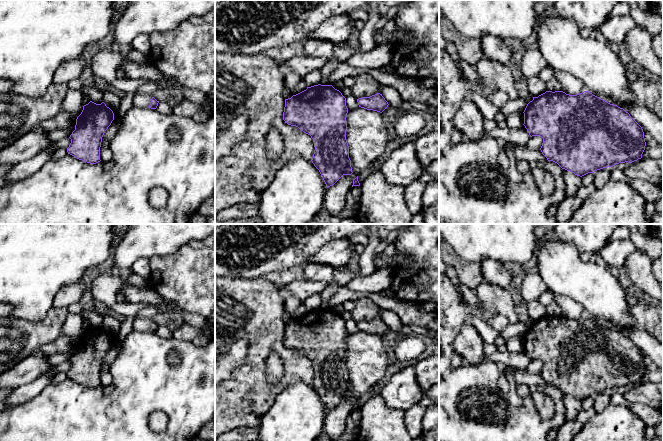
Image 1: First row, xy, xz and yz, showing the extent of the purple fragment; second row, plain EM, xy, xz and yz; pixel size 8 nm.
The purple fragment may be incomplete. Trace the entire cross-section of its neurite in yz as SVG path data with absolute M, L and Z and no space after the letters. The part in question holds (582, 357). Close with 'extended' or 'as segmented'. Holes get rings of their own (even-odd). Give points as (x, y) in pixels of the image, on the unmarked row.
M546 315L533 321L523 337L523 349L530 361L543 362L540 374L547 384L580 401L619 387L637 385L645 374L643 353L630 338L588 315L577 319Z | as segmented

